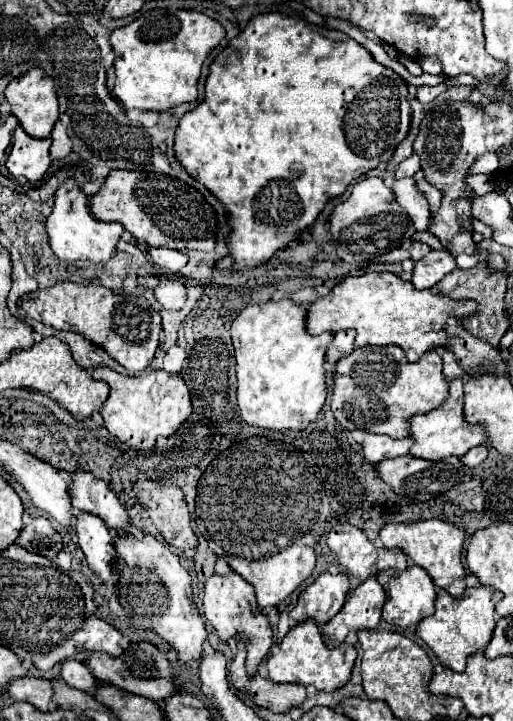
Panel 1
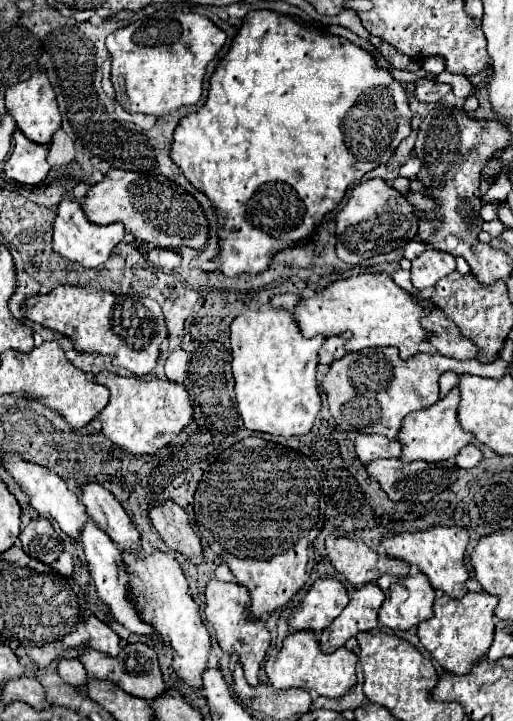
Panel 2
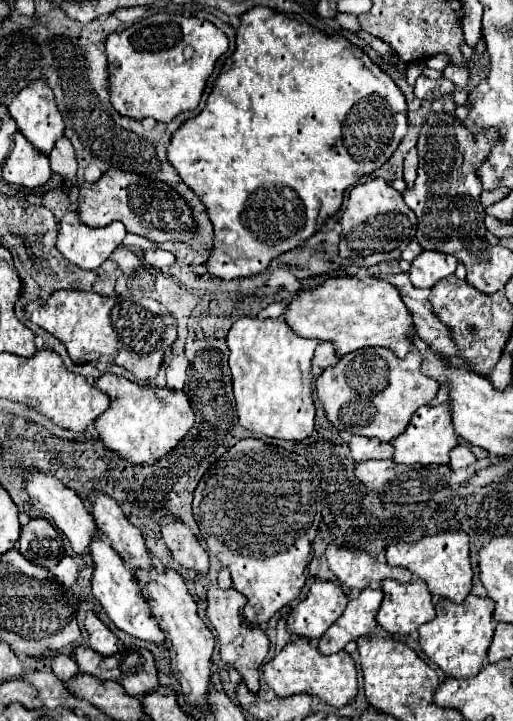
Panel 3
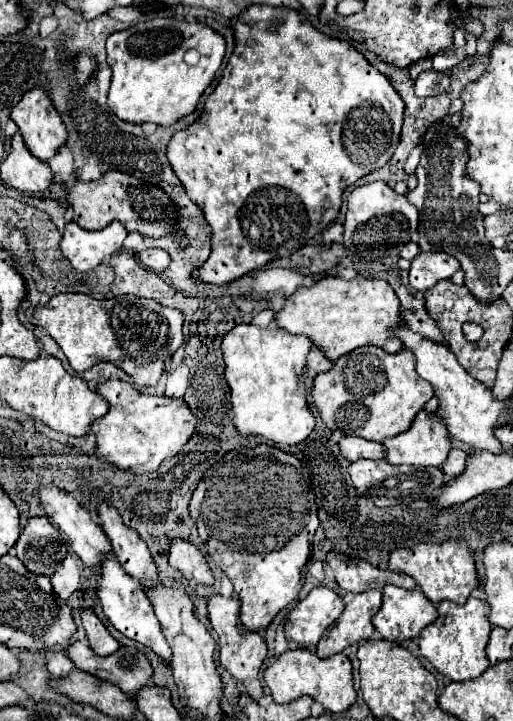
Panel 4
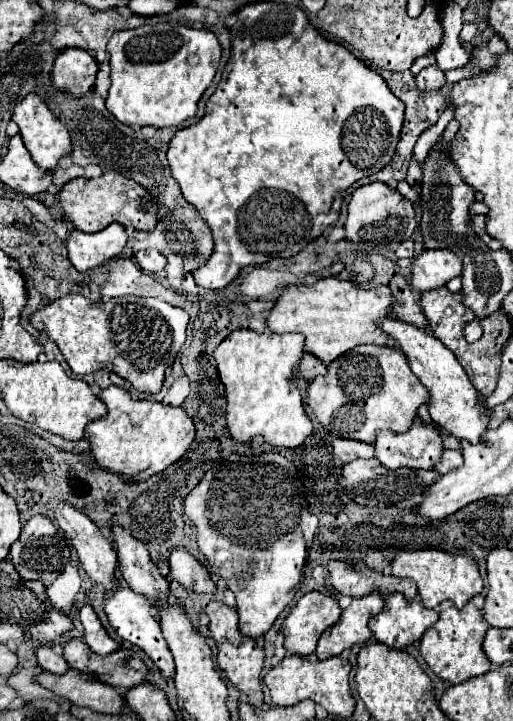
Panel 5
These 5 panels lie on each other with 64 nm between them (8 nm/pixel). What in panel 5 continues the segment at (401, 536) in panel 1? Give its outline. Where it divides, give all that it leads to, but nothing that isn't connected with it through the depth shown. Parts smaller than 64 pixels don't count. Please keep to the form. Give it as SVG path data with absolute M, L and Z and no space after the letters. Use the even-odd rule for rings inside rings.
M436 548L426 550L402 550L392 560L392 574L400 578L412 578L418 584L418 594L428 608L436 608L444 600L452 600L458 608L472 596L480 594L484 582L478 572L478 564L466 554L452 554Z

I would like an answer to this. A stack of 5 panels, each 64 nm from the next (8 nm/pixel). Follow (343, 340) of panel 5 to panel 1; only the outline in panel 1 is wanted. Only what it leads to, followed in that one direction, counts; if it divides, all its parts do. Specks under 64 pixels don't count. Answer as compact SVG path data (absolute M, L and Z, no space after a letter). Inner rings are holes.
M372 272L356 278L346 278L338 286L332 288L330 296L324 296L308 306L308 332L322 334L322 332L340 332L346 328L354 328L356 334L356 346L388 346L396 344L406 350L406 356L410 362L420 360L430 350L442 350L448 344L448 332L446 324L450 318L462 322L468 316L476 314L476 302L474 300L452 300L438 290L416 290L410 282L402 280L400 276L392 272Z

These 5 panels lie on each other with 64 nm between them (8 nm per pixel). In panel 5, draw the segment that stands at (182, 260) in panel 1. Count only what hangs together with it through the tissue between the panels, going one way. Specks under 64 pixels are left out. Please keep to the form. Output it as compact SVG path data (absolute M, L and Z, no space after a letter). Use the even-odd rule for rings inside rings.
M140 250L134 254L138 266L150 274L158 274L166 266L166 258L158 250Z

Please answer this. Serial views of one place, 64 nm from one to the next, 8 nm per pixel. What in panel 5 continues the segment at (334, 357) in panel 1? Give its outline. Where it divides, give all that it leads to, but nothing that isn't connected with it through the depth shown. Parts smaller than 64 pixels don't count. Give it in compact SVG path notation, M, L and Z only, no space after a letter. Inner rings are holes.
M304 354L298 370L300 370L300 374L302 374L306 380L314 380L316 376L326 374L326 372L328 372L328 366L324 366L324 362L316 360L314 354Z

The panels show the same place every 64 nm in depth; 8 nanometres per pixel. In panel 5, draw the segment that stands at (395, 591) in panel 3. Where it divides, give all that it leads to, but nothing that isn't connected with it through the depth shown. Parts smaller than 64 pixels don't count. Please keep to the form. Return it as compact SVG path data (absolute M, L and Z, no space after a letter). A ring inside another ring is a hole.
M400 592L384 596L384 608L368 622L374 638L390 648L406 648L420 640L428 626L438 620L438 612L422 604L420 598L408 600Z

